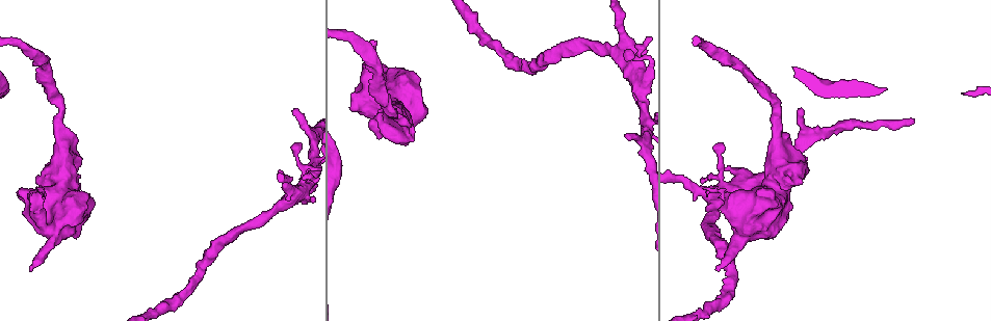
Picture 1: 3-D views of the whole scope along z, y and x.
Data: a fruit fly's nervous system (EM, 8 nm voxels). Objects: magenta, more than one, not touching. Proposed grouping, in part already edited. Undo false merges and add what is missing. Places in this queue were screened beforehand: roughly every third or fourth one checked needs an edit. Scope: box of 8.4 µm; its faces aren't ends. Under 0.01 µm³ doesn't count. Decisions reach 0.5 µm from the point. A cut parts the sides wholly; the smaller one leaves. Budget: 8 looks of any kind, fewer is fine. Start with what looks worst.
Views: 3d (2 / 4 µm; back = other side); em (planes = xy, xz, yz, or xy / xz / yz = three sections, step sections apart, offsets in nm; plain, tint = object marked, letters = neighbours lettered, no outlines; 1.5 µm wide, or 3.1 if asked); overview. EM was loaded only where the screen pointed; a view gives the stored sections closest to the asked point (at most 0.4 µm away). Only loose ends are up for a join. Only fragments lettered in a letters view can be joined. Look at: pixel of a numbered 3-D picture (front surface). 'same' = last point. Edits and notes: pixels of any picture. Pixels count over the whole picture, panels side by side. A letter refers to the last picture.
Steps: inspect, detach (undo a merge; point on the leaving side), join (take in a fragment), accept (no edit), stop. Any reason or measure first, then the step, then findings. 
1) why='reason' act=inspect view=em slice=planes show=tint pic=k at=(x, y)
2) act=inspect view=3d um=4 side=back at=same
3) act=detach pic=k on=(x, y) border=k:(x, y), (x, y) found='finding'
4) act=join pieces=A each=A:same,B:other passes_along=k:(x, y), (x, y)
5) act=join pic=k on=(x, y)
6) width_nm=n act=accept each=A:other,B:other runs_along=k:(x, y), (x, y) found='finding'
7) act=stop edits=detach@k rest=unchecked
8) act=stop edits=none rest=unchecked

act=inspect view=3d um=2 pic=1 at=(635, 100)

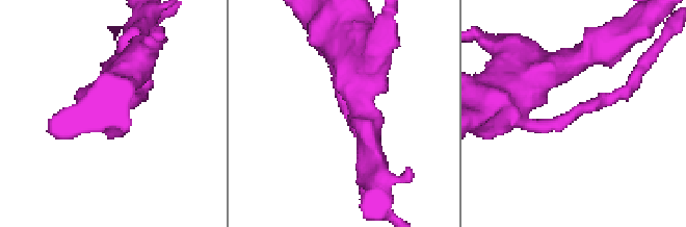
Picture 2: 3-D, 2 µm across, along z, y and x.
act=inspect view=em slice=planes show=tint pic=2 at=(344, 110)

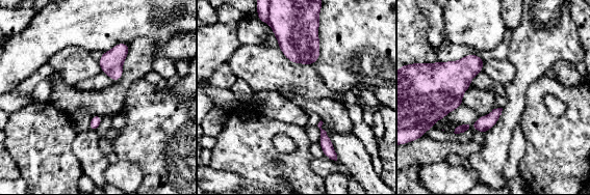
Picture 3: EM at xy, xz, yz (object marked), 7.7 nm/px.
why='see the neighbours' act=inspect view=em slice=planes show=letters at=same

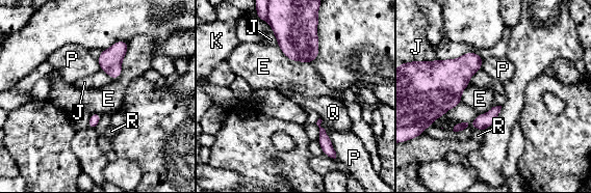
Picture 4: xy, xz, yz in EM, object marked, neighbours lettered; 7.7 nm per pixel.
width_nm=80 act=accept each=E:other,J:other,K:other,P:other,Q:other,R:other runs_along=4:(497, 109), (483, 121), (456, 129) found='one neuron here'

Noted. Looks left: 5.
why='branch stops here' act=inspect view=em slice=xz step=8 show=letters pic=1 at=(718, 271)

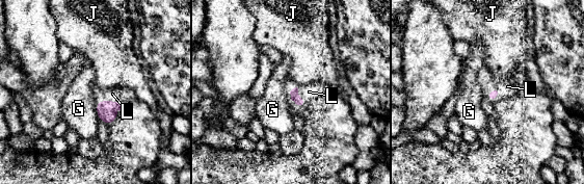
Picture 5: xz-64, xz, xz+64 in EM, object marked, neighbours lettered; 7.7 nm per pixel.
act=join pieces=L each=G:other,J:other,L:same passes_along=5:(299, 102), (300, 97), (309, 92) found='it goes on there'

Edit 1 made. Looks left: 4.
why='branch stops here' act=inspect view=3d um=2 side=back pic=1 at=(293, 110)

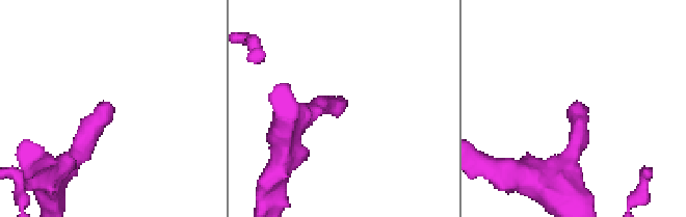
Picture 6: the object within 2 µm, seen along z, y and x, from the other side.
why='shape alone is not enough' act=inspect view=em slice=planes show=letters pic=6 at=(107, 103)

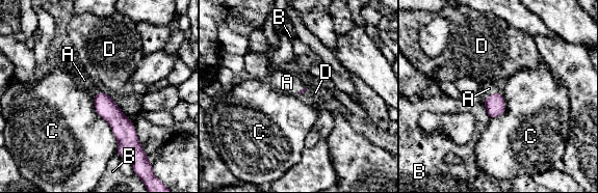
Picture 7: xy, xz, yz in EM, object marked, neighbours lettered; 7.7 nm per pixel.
act=join pieces=A each=A:same,B:other,C:other,D:other passes_along=7:(495, 104), (492, 94), (489, 88) found='the neuron continues'

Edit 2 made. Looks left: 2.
act=stop edits=join@5,join@7 rest=unchecked

